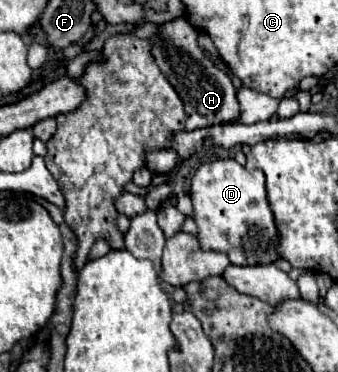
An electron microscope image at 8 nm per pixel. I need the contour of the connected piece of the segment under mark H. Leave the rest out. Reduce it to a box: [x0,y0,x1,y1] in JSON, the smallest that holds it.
[151,17,239,131]

